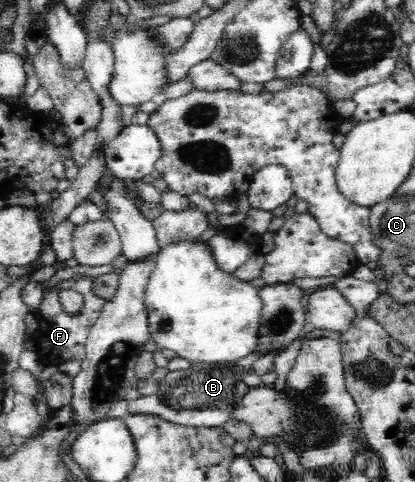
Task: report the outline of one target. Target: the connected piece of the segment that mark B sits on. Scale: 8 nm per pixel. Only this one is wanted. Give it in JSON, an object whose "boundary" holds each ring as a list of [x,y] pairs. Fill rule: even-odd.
{"boundary":[[[235,362],[211,365],[192,363],[190,369],[168,373],[159,381],[156,393],[127,401],[129,414],[159,415],[175,424],[187,427],[221,427],[231,418],[231,409],[251,387],[243,383],[245,372]]]}

